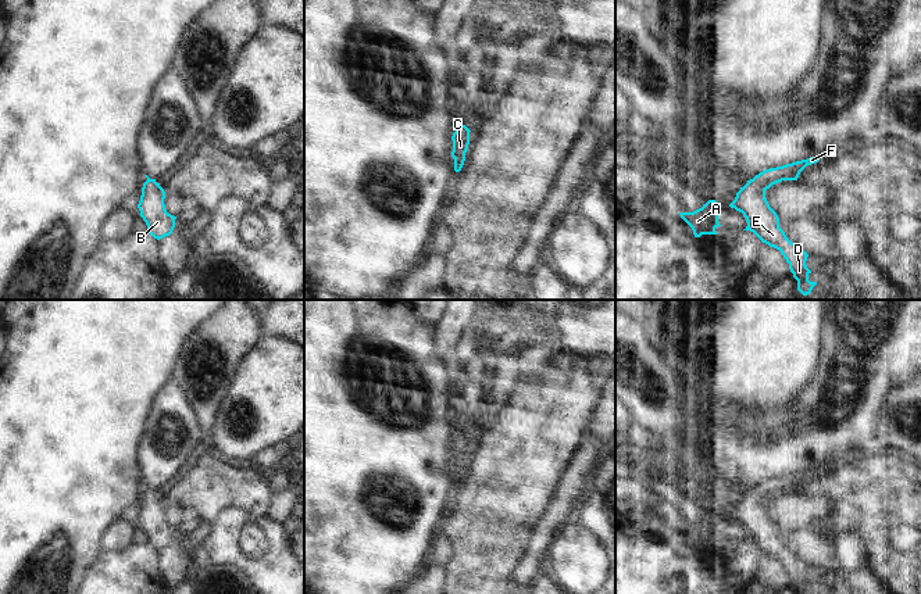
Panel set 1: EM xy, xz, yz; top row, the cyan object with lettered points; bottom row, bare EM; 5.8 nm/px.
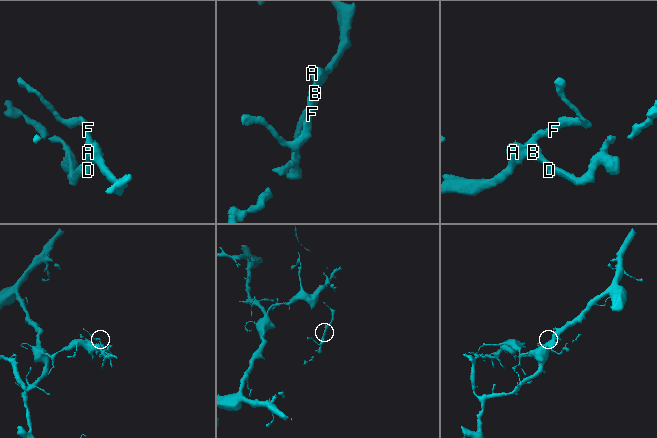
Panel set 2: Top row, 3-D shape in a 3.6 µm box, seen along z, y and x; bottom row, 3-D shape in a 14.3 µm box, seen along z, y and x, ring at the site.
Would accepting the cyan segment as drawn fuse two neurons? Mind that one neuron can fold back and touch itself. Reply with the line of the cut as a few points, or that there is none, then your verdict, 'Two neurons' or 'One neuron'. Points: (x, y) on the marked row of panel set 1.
No split. One neuron

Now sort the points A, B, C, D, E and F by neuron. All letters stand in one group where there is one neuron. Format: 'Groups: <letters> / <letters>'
Groups: A B C D E F

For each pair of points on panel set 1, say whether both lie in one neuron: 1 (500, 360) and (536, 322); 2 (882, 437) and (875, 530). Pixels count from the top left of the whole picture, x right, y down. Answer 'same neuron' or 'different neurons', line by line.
1: same neuron
2: different neurons

